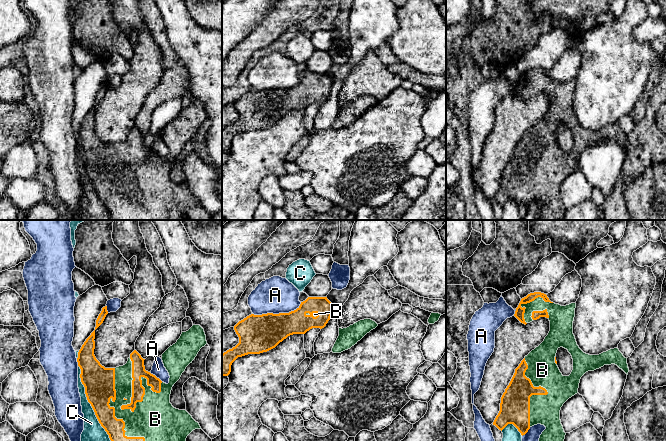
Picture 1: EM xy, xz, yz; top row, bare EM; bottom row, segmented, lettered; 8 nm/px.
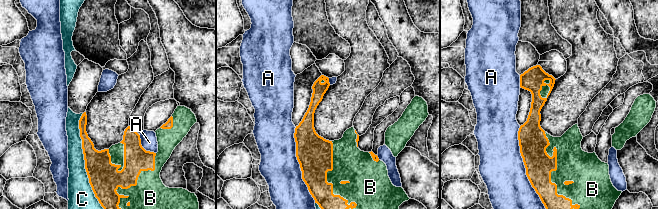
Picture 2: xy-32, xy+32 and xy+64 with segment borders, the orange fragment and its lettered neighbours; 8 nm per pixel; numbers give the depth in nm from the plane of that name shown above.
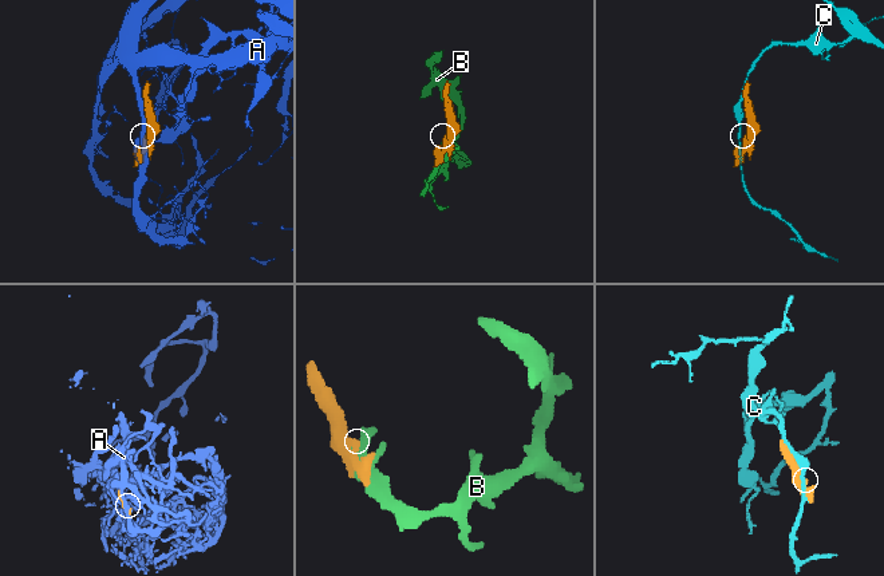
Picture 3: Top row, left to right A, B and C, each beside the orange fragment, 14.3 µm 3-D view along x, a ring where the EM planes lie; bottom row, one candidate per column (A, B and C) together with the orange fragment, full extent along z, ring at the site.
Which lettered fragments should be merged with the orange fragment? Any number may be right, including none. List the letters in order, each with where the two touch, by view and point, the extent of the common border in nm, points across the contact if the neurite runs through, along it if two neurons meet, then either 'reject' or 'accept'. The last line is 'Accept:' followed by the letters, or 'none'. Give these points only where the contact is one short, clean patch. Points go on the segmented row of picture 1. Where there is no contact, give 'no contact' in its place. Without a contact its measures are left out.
A: contact xz (277, 314); length 400 nm; reject
B: contact xy (132, 391); length 440 nm; accept
C: contact xy (89, 402); length 650 nm; reject
Accept: B

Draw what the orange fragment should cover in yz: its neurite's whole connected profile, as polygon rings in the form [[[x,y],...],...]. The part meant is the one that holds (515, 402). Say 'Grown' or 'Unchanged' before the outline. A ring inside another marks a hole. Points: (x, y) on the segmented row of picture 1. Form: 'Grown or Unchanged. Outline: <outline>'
Grown. Outline: [[[541,292],[530,293],[521,299],[514,316],[525,325],[540,317],[546,317],[550,321],[550,331],[544,341],[525,356],[515,369],[501,397],[500,411],[493,422],[499,430],[502,431],[508,424],[513,424],[523,436],[532,426],[541,424],[546,429],[540,435],[539,441],[564,441],[566,433],[561,424],[560,410],[569,398],[578,393],[581,377],[588,371],[611,364],[617,365],[628,375],[627,358],[618,348],[599,355],[586,354],[579,348],[573,334],[575,308],[576,303],[561,306],[551,302],[547,295]],[[560,347],[567,349],[573,359],[573,370],[569,376],[563,376],[557,366],[555,356]]]

